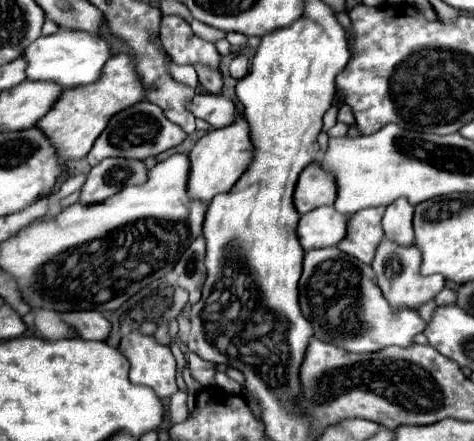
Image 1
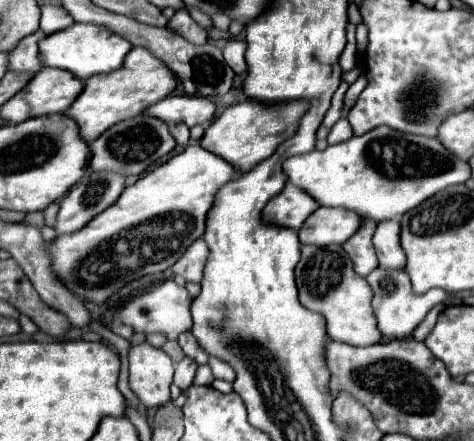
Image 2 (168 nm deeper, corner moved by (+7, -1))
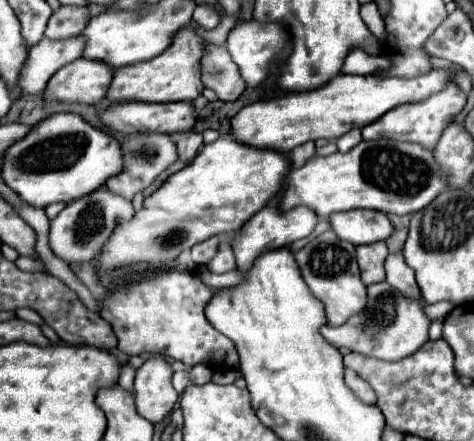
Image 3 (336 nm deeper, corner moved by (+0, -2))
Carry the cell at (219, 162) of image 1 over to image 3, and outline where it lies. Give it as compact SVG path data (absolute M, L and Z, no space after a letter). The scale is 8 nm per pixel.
M441 68L419 78L377 78L373 74L371 76L341 74L339 78L333 78L327 86L321 86L319 90L259 100L241 108L231 118L231 138L245 146L253 146L259 150L277 150L281 154L287 154L303 142L317 138L335 140L345 132L349 132L351 128L371 124L393 106L419 102L443 90L443 86L451 80L453 72Z

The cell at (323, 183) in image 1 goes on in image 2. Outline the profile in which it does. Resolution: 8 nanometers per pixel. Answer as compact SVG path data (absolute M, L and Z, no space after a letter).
M288 183L284 191L266 205L266 209L262 211L262 221L298 231L304 219L314 209L318 209L318 203L312 197L308 197L302 189L296 189Z

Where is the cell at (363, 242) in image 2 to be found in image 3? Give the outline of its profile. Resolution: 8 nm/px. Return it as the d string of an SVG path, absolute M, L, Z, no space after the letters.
M385 242L357 246L357 262L359 262L361 278L365 284L375 284L375 282L385 280L385 270L383 270L385 256L387 256Z

